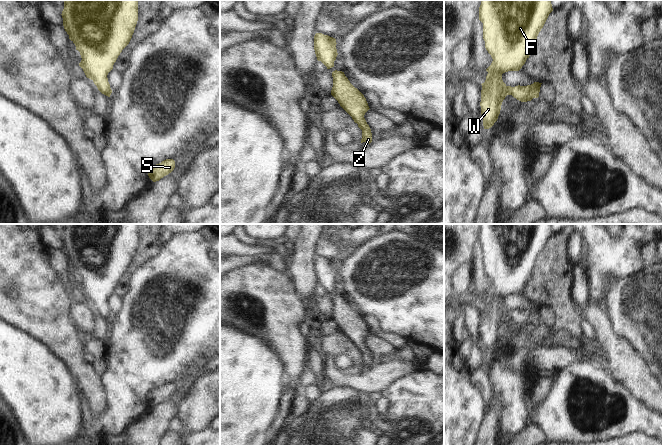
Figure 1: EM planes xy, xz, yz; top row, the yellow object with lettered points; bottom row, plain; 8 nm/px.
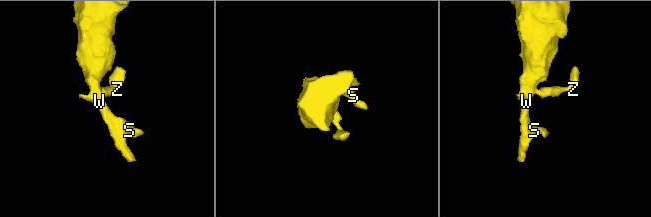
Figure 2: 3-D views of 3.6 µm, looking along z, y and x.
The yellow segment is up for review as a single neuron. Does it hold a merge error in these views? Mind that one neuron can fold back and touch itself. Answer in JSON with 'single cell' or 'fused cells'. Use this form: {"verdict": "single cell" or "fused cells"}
{"verdict": "single cell"}

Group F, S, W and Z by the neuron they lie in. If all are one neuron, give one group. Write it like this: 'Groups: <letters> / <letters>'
Groups: F S W Z

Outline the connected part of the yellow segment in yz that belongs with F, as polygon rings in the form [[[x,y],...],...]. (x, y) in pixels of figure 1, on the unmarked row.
[[[481,224],[479,244],[483,247],[485,272],[493,285],[486,293],[486,304],[481,314],[481,339],[484,353],[491,352],[497,345],[501,329],[507,319],[512,319],[521,326],[539,321],[542,307],[534,306],[527,310],[507,310],[502,298],[519,295],[529,282],[537,260],[543,252],[549,238],[553,235],[551,224]]]

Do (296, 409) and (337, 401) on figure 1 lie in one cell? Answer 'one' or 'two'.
two

